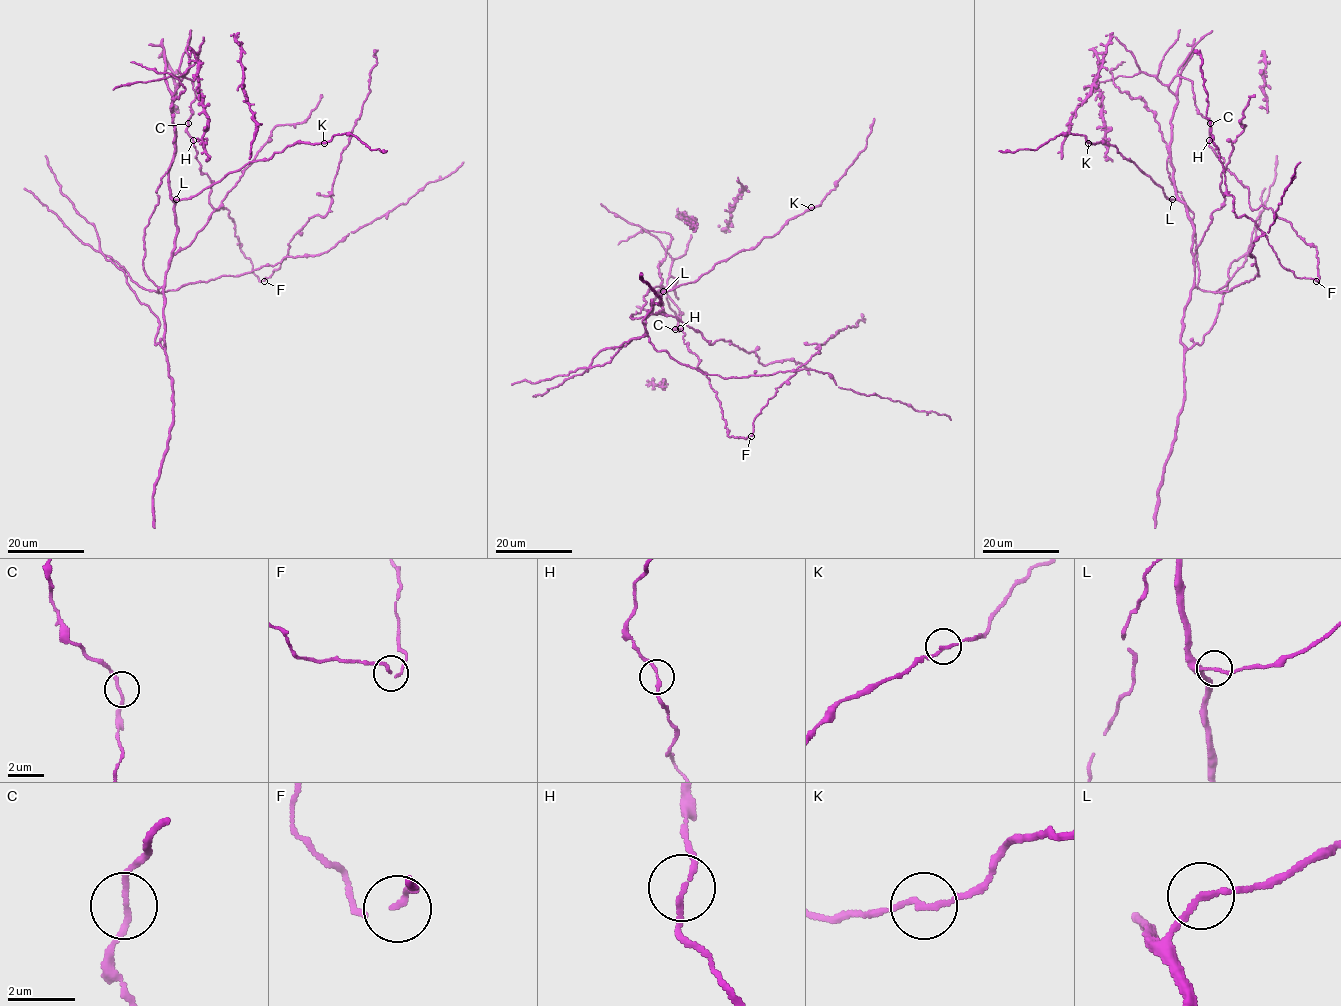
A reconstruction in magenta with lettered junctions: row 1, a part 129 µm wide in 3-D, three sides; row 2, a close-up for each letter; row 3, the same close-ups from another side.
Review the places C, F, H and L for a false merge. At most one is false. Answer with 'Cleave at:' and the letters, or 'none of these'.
Cleave at: none of these

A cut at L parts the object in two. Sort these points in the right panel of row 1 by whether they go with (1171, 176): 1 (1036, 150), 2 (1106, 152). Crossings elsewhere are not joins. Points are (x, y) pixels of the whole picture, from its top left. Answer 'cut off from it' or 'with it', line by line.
1: cut off from it
2: with it

